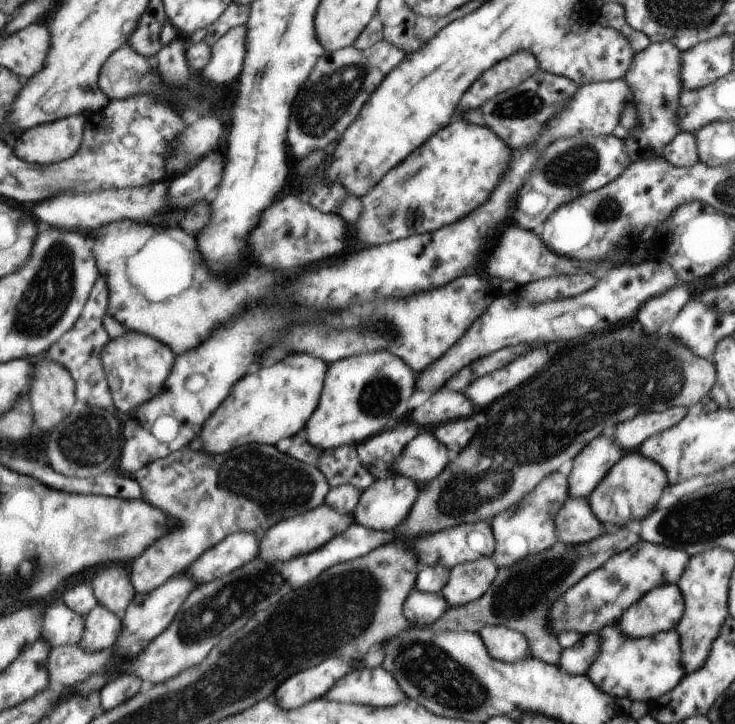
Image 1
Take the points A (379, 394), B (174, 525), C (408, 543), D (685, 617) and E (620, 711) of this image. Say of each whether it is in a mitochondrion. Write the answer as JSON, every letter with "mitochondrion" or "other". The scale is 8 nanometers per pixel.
{"A":"mitochondrion","B":"other","C":"other","D":"other","E":"other"}

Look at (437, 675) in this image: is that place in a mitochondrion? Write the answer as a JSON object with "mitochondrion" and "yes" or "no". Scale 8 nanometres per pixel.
{"mitochondrion":"yes"}

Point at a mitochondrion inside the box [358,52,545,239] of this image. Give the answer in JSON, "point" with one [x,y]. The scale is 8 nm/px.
{"point":[410,216]}

